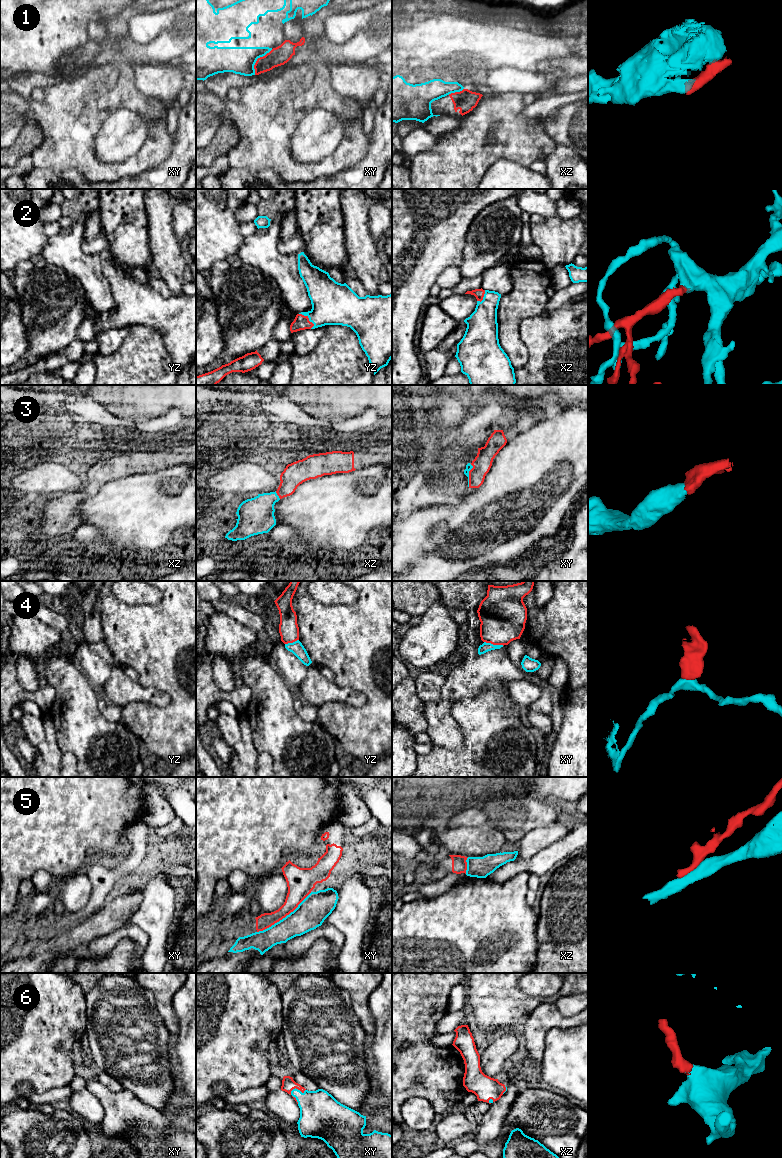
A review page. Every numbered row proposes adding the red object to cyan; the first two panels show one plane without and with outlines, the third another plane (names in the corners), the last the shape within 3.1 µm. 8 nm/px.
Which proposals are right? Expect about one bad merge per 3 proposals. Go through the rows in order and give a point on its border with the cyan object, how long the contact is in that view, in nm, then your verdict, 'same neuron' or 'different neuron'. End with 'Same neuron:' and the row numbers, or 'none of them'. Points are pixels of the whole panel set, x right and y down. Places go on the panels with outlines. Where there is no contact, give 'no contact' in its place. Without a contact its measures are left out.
1: contact xy (257, 58); length 260 nm; different neuron
2: contact yz (308, 317); length 160 nm; same neuron
3: contact xy (468, 475); length 190 nm; same neuron
4: contact xy (494, 645); length 160 nm; different neuron
5: contact xy (285, 917); length 550 nm; different neuron
6: contact xy (292, 1095); length 140 nm; same neuron
Same neuron: 2, 3, 6

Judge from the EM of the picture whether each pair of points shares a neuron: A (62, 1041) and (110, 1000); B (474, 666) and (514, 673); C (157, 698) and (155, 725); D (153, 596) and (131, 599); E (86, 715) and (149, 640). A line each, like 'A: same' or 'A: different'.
A: different
B: same
C: different
D: same
E: different

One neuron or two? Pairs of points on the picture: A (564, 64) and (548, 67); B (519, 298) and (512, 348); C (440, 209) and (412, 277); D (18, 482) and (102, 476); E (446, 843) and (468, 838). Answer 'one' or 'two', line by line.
A: one
B: one
C: one
D: two
E: one

